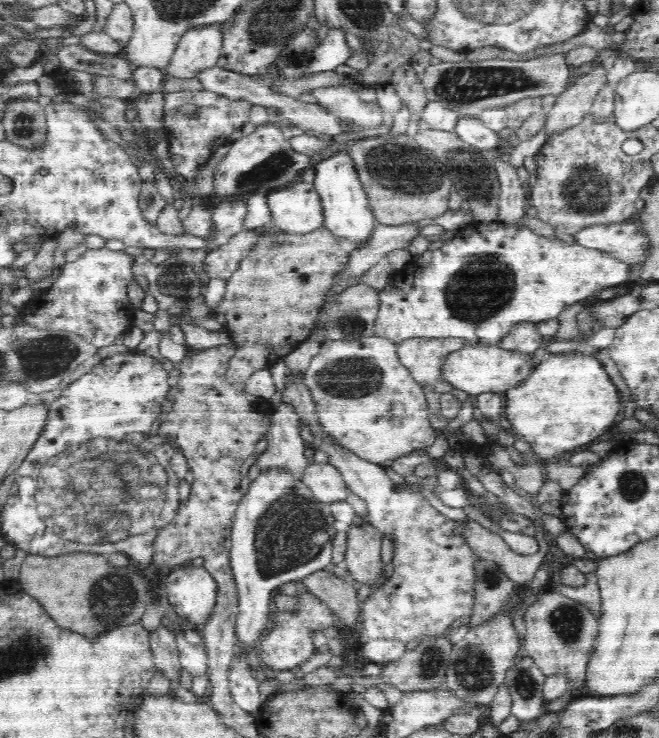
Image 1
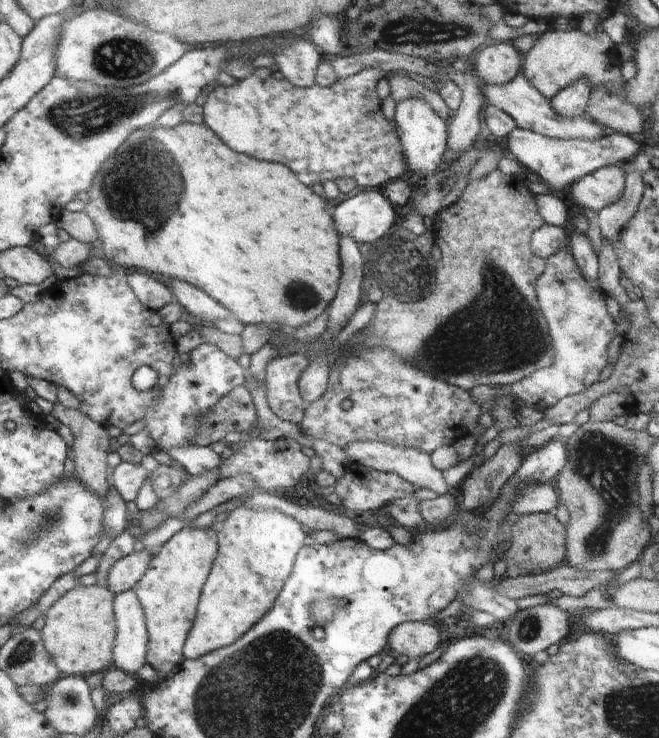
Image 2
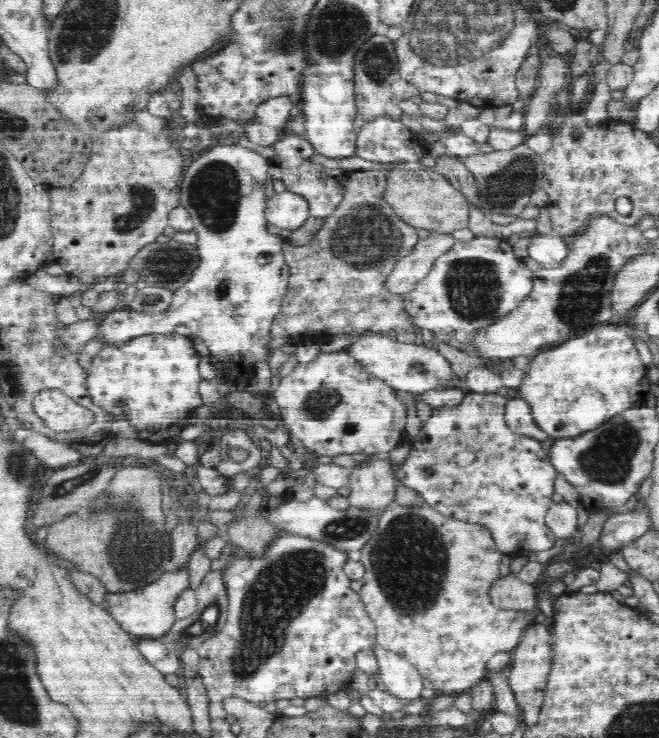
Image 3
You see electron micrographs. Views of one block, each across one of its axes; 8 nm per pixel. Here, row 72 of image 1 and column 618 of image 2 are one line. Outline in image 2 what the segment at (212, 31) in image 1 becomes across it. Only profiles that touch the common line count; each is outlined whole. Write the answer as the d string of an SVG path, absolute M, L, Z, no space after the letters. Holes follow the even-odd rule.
M620 165L600 167L577 180L569 198L582 210L599 211L623 195L625 175Z

